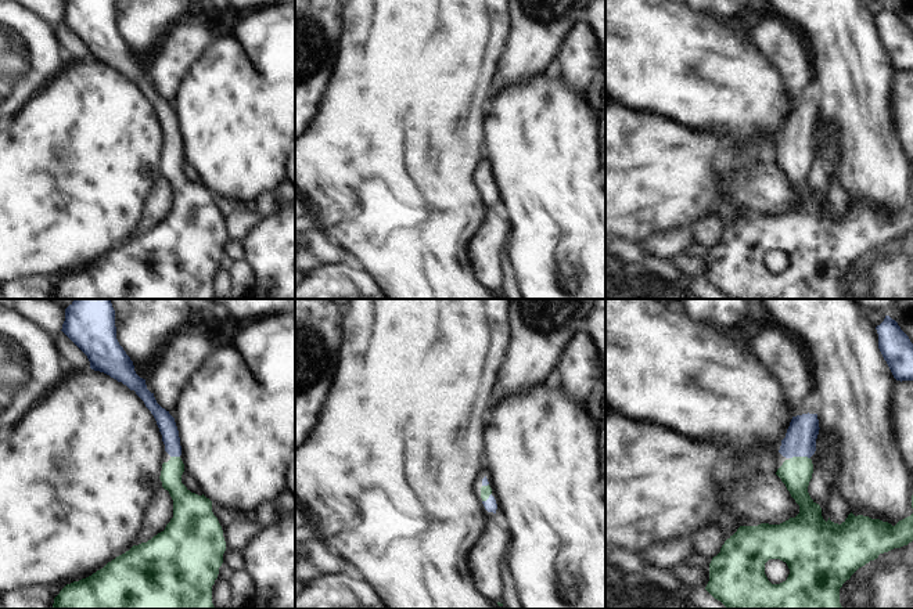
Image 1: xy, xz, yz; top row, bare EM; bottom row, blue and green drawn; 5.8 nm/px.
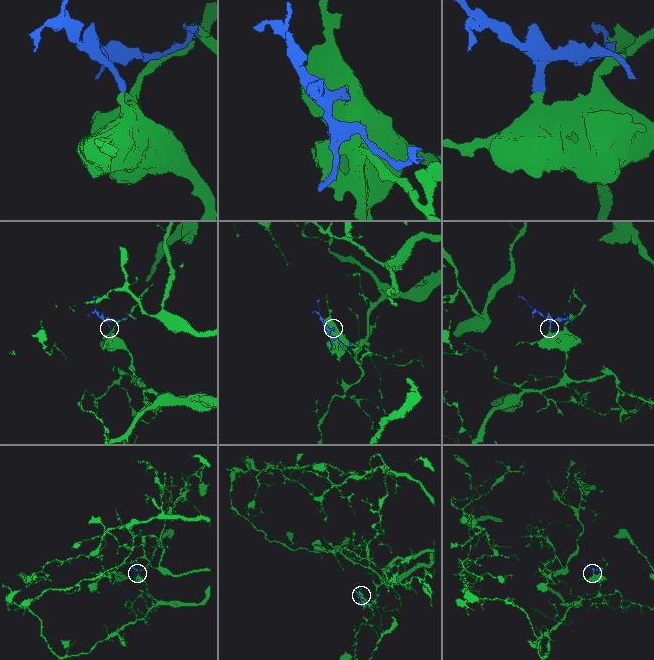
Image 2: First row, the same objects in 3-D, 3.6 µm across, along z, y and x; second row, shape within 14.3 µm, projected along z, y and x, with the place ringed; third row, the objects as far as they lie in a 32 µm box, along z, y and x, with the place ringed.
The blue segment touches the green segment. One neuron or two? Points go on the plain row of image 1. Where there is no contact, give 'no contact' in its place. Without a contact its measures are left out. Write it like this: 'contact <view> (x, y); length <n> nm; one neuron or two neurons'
contact yz (800, 146); length 120 nm; one neuron

